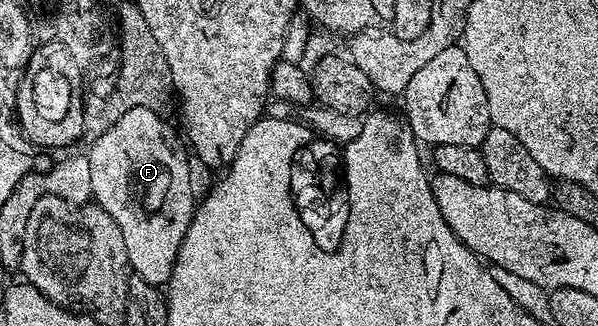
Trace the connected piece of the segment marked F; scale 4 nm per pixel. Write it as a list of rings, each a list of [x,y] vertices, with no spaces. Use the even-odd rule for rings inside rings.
[[[133,108],[124,110],[114,119],[115,122],[104,134],[99,134],[86,151],[89,160],[90,179],[92,181],[91,197],[121,228],[121,240],[125,240],[127,265],[143,281],[159,286],[171,279],[173,264],[177,252],[181,248],[181,240],[185,240],[185,232],[195,215],[197,194],[191,191],[191,168],[187,164],[189,150],[175,135],[173,127],[162,114],[149,108]]]

